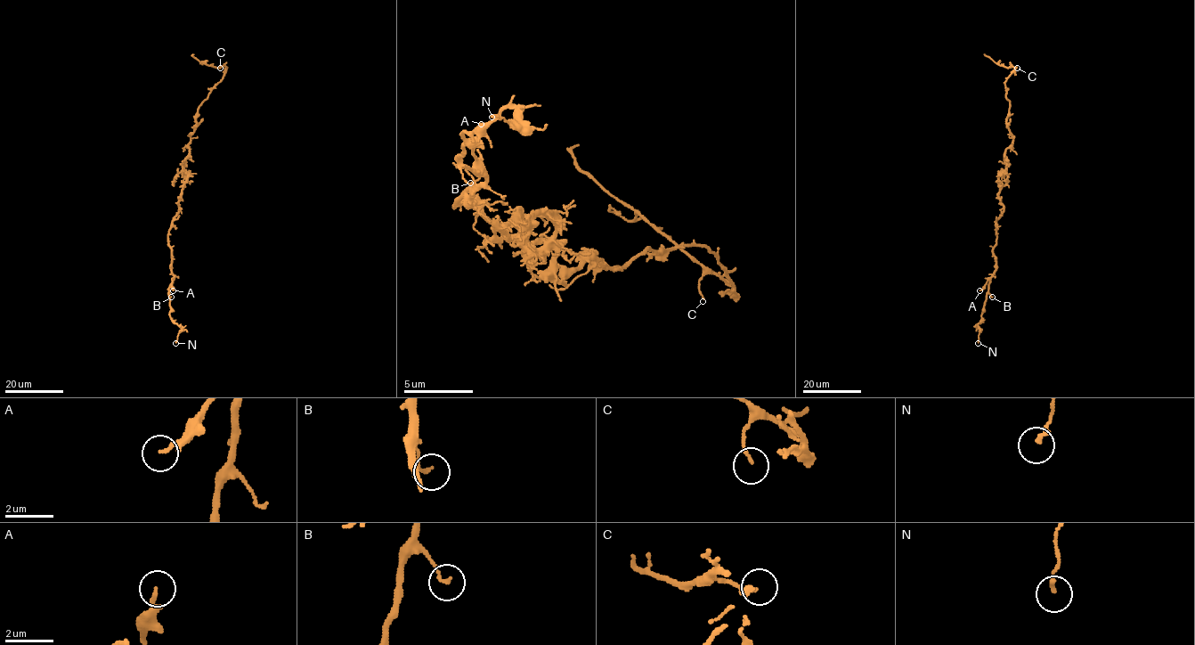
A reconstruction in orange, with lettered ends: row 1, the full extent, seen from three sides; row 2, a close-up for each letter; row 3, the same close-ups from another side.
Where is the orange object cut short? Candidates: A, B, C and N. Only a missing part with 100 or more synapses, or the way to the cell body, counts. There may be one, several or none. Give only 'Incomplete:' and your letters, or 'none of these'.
Incomplete: none of these

